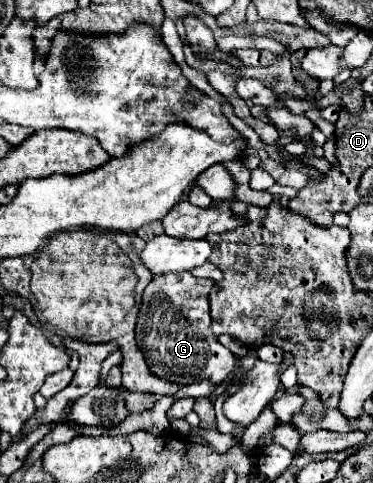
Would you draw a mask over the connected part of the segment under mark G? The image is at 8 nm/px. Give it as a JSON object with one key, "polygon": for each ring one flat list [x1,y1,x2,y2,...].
{"polygon":[[182,271,182,273,154,275,148,287,144,289,142,307,136,323,136,343,144,353,146,363,154,375,160,375,162,379,168,379,180,385,194,383,206,377,214,383,214,387,218,387,236,369,236,357,224,345,218,343,216,335,210,329,210,297,208,295,212,287,214,287,212,279,198,279,192,273]]}

